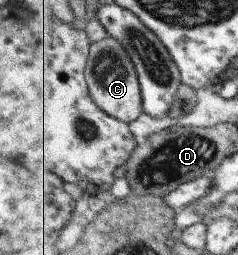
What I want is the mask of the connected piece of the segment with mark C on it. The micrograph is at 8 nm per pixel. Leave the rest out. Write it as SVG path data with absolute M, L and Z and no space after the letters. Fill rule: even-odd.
M108 36L105 40L92 44L86 77L97 106L100 106L107 114L113 115L113 118L129 124L145 112L137 68L129 52L115 38Z

